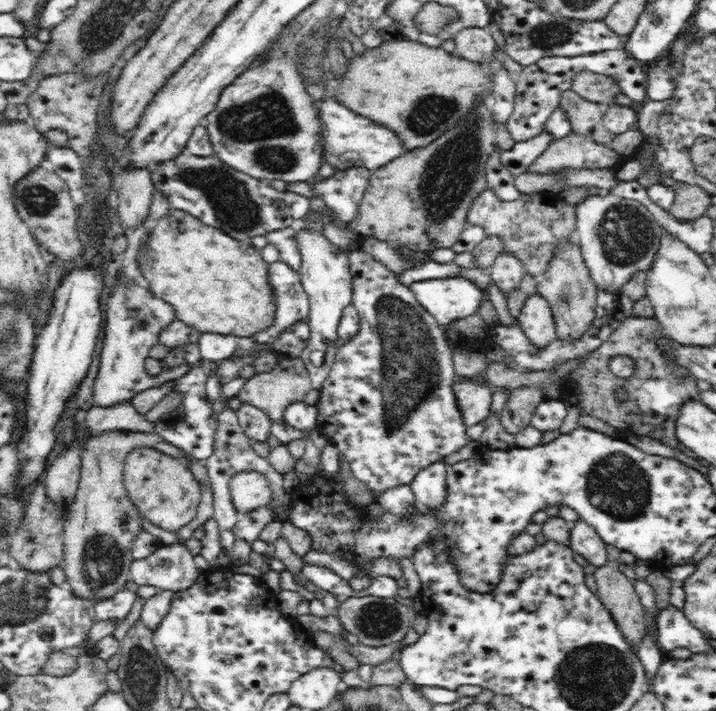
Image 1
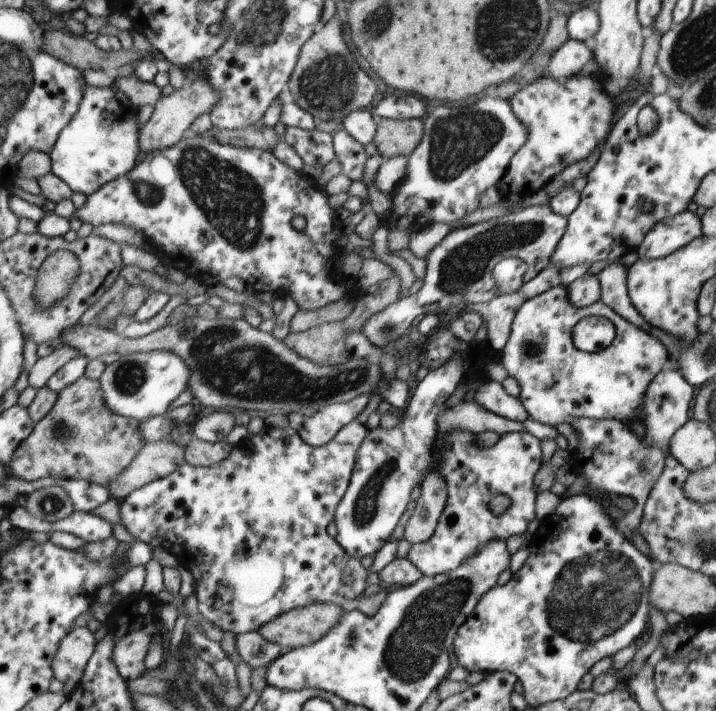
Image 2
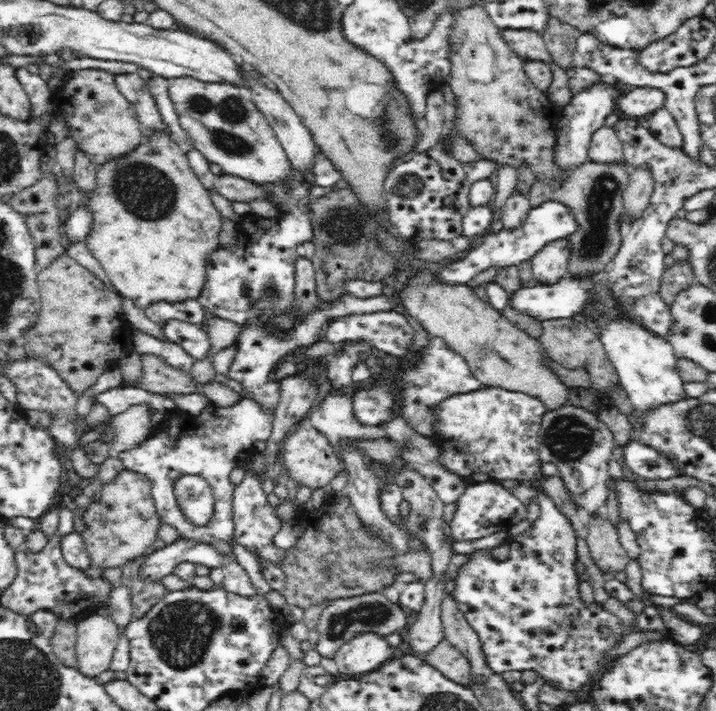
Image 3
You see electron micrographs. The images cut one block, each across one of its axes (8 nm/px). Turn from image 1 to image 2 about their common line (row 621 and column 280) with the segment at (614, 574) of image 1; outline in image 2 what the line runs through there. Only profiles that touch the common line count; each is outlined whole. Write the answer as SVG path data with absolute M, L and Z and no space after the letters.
M315 603L284 613L256 631L286 652L318 642L339 623L343 614L340 605Z

